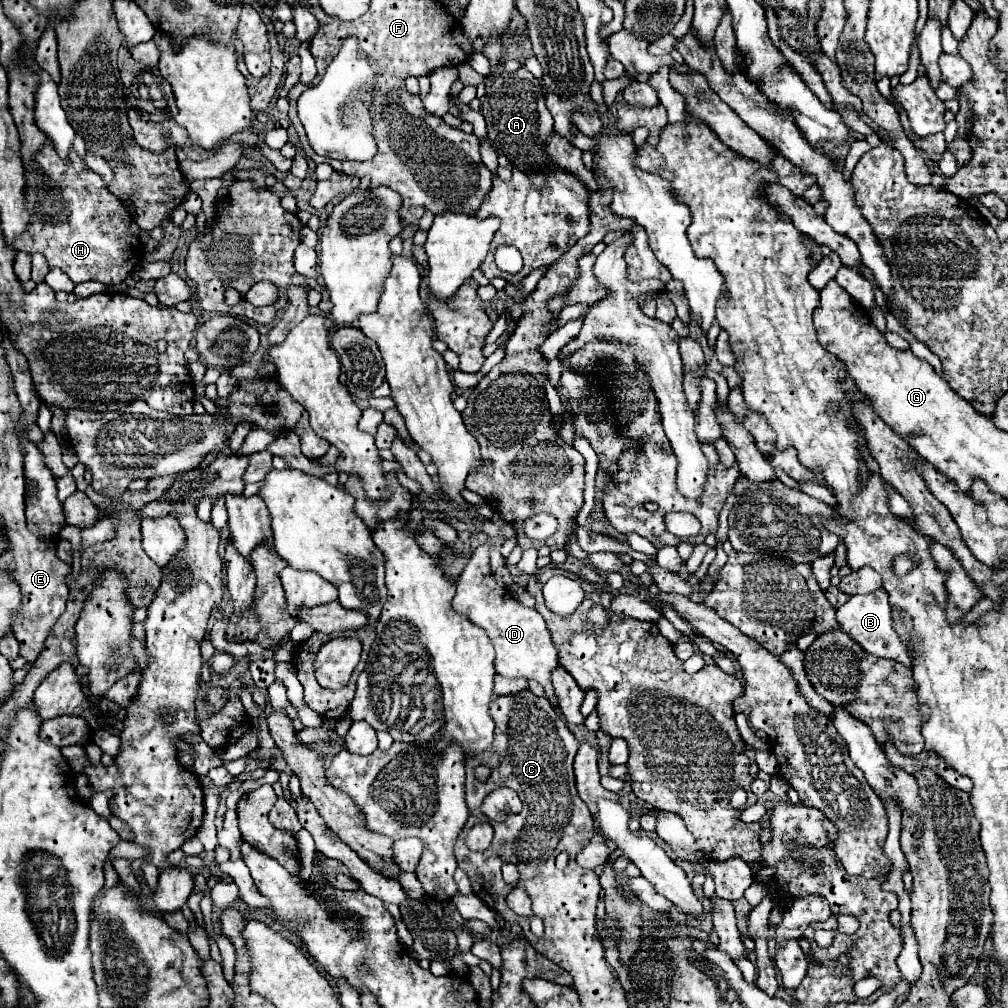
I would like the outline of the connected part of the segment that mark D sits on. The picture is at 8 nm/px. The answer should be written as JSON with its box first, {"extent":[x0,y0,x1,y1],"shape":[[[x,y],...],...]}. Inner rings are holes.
{"extent":[454,544,560,714],"shape":[[[482,544],[474,550],[472,558],[464,566],[464,572],[458,578],[458,592],[454,596],[454,610],[468,616],[474,624],[482,626],[496,648],[496,672],[506,678],[530,678],[536,680],[546,690],[546,698],[560,714],[556,694],[552,690],[550,674],[558,666],[556,648],[550,640],[550,632],[544,624],[544,618],[534,610],[526,608],[512,598],[512,594],[498,586],[490,570],[490,544]]]}

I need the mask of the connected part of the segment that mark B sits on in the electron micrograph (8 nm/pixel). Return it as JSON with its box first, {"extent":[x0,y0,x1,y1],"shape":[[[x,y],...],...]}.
{"extent":[836,588,912,666],"shape":[[[884,588],[870,592],[870,594],[858,594],[852,596],[846,604],[842,604],[836,610],[836,618],[838,624],[844,632],[848,632],[848,636],[852,636],[852,640],[856,640],[864,652],[878,656],[878,658],[888,658],[894,662],[900,662],[904,666],[912,666],[912,644],[900,642],[898,634],[892,628],[892,608],[888,604],[888,594],[884,592]]]}

